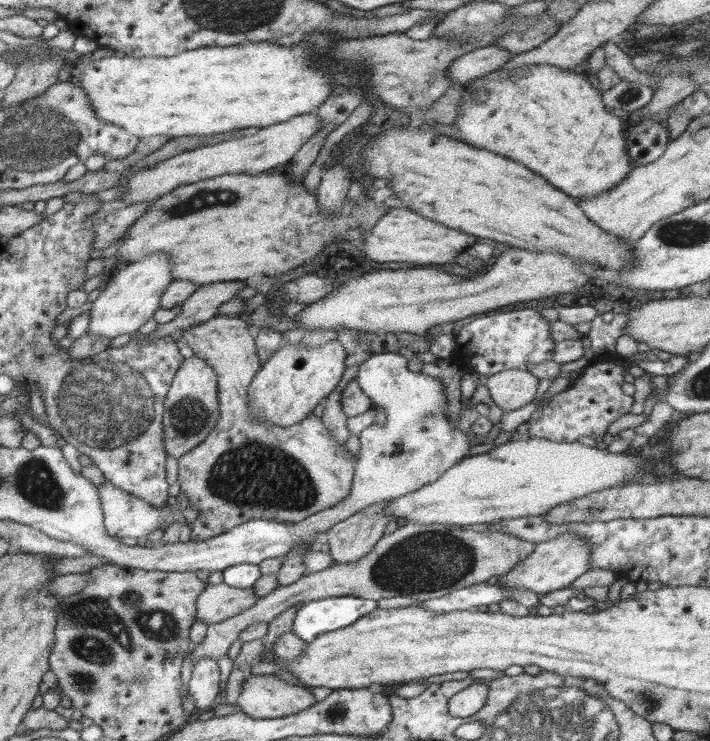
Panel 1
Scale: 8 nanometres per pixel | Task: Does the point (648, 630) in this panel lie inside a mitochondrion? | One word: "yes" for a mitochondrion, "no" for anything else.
no

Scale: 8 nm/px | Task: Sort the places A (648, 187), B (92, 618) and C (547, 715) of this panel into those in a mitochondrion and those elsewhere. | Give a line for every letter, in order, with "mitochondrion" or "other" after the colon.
A: other
B: mitochondrion
C: mitochondrion

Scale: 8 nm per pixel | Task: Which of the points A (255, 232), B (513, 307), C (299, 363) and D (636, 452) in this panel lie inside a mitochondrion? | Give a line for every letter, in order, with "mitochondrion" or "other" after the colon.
A: other
B: other
C: other
D: other

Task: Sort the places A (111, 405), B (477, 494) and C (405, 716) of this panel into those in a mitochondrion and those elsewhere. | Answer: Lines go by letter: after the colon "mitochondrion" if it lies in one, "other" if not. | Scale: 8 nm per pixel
A: mitochondrion
B: other
C: other

